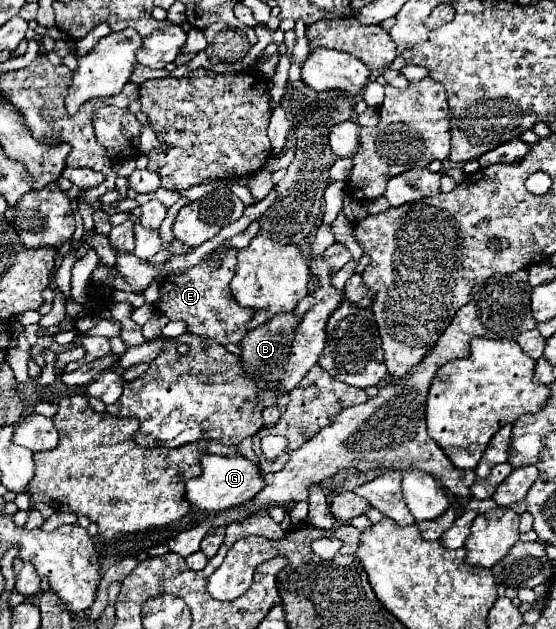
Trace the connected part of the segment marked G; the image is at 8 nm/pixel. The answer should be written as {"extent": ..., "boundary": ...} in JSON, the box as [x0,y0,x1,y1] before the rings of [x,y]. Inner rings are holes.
{"extent":[185,455,265,511],"boundary":[[[203,455],[201,467],[203,467],[203,473],[199,477],[187,481],[185,497],[193,507],[199,507],[203,511],[223,511],[233,505],[251,501],[259,493],[259,489],[263,489],[263,485],[265,485],[261,467],[243,455],[231,455],[231,457]]]}

